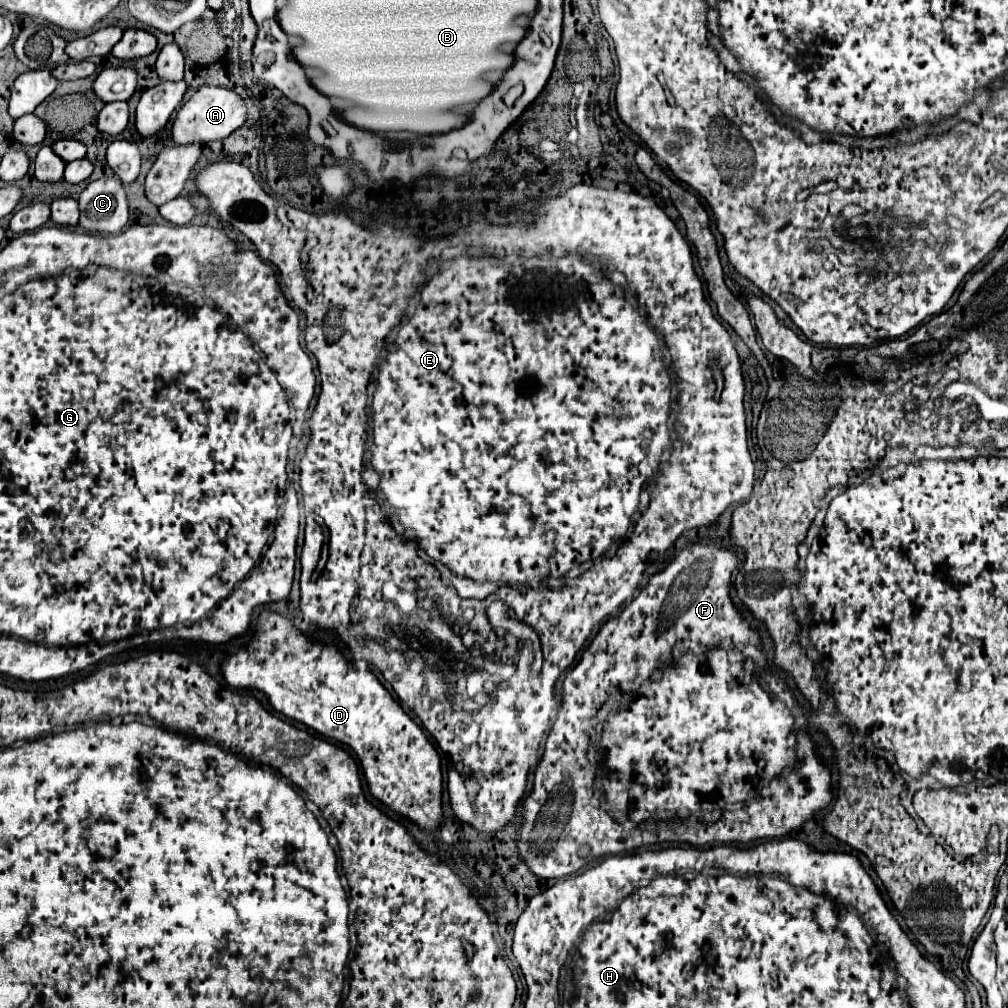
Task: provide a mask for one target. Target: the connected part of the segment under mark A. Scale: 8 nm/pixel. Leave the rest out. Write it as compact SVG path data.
M205 84L177 112L177 118L173 122L173 140L177 144L195 144L195 142L205 144L229 136L245 122L247 122L247 104L235 90L225 86Z

